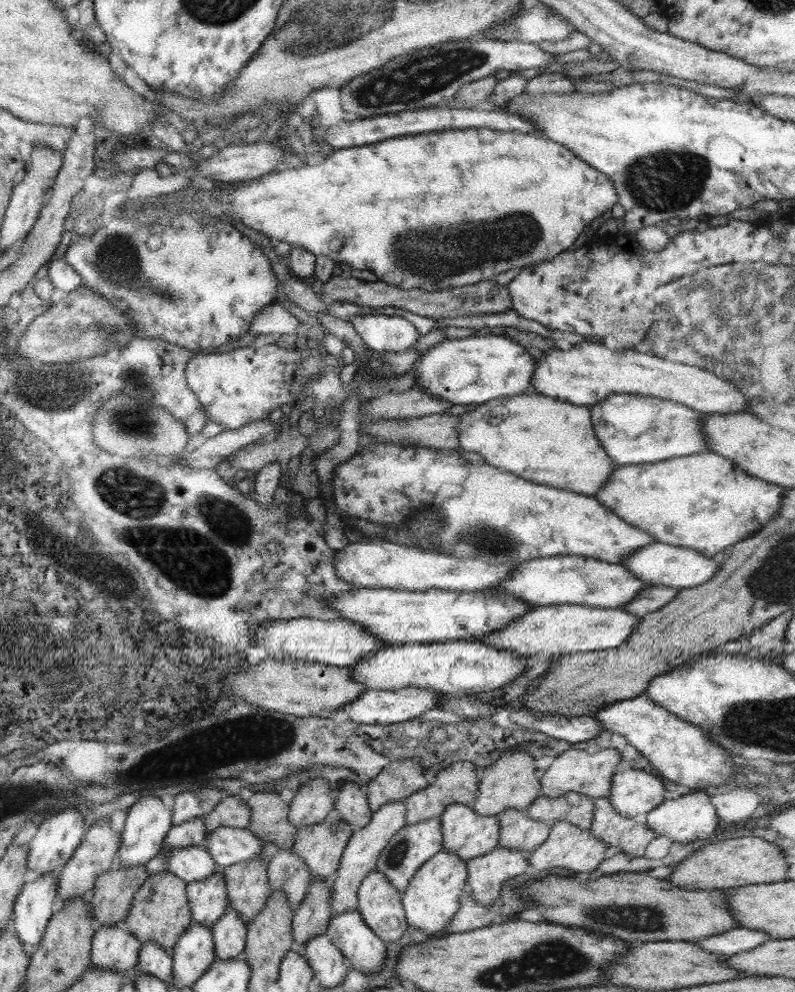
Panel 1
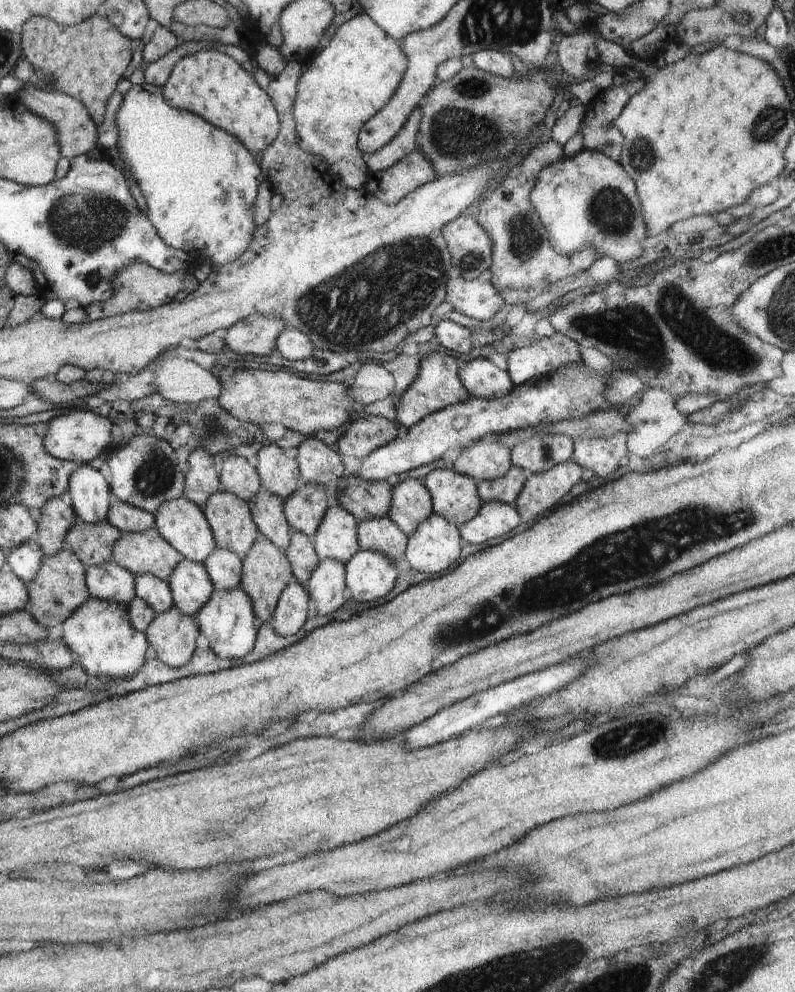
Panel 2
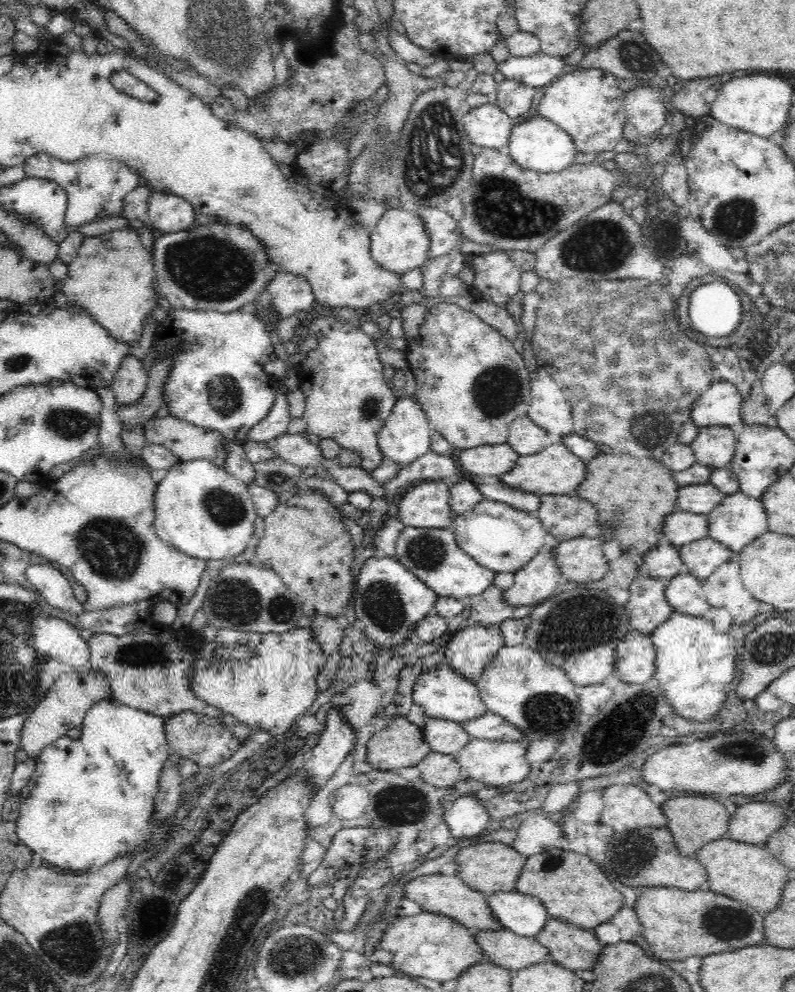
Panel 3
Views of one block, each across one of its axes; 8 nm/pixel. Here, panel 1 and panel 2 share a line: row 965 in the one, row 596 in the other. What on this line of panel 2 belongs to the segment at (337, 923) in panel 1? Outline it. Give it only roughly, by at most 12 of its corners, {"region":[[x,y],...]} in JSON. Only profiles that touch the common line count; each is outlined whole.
{"region":[[360,550],[345,565],[350,603],[376,602],[399,569]]}

